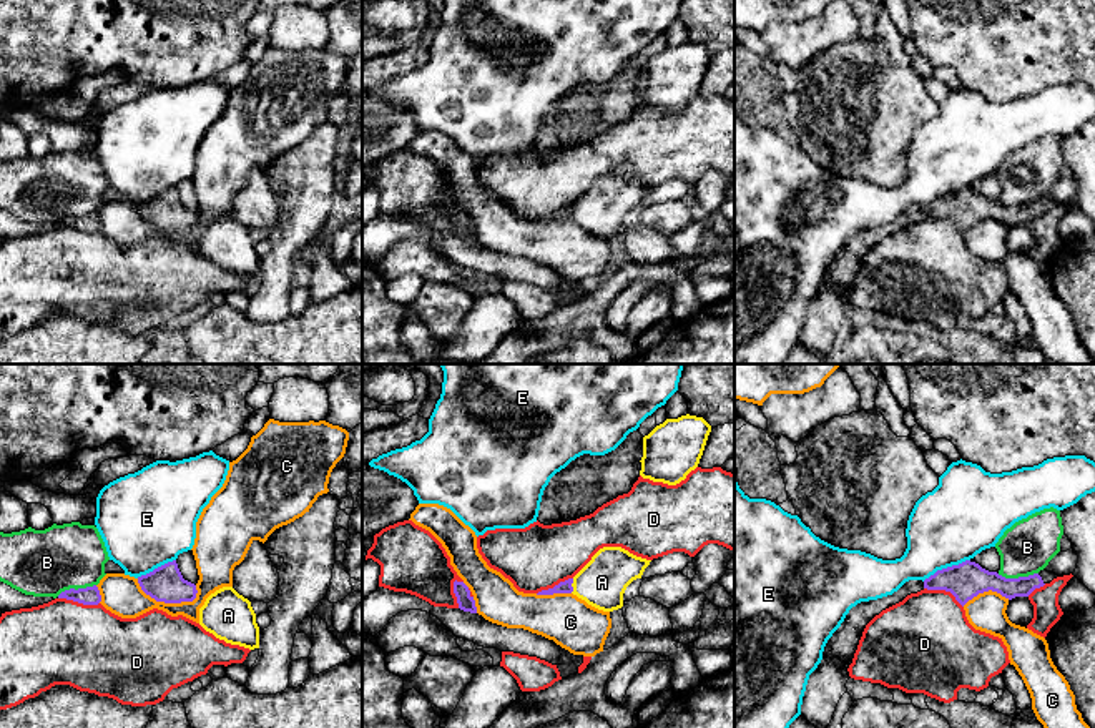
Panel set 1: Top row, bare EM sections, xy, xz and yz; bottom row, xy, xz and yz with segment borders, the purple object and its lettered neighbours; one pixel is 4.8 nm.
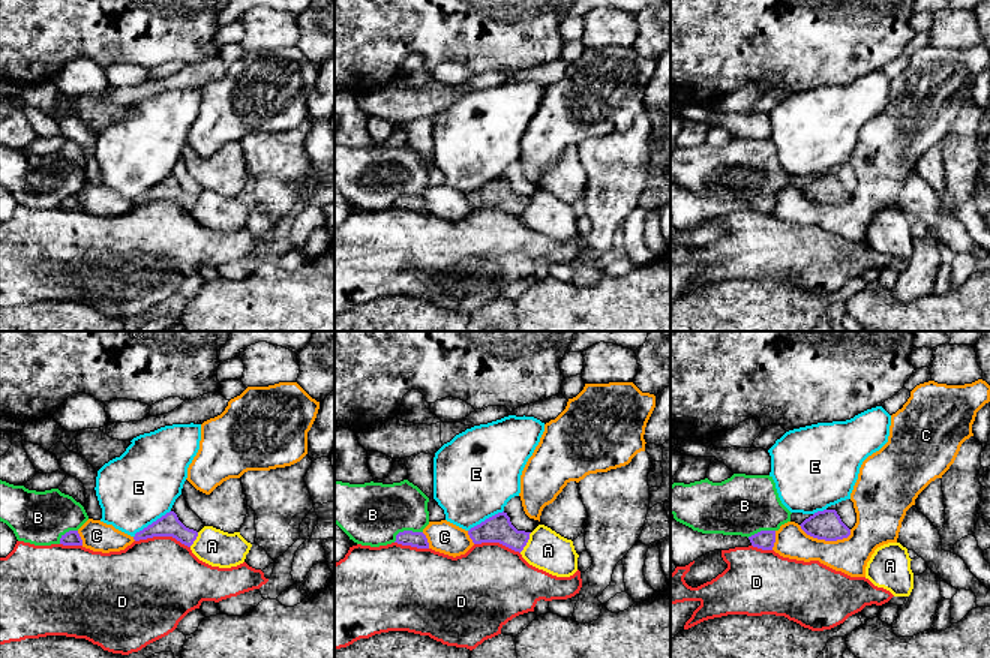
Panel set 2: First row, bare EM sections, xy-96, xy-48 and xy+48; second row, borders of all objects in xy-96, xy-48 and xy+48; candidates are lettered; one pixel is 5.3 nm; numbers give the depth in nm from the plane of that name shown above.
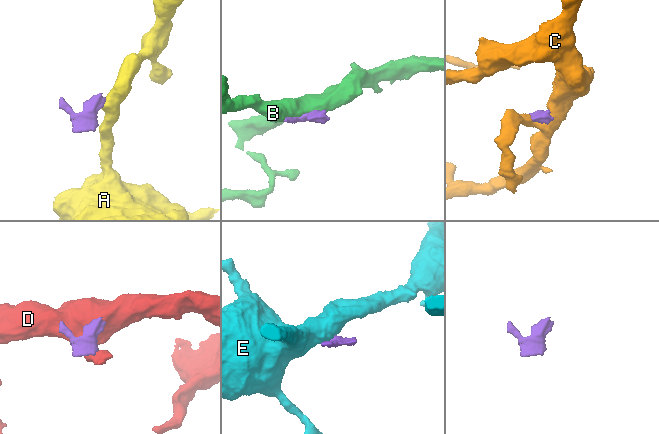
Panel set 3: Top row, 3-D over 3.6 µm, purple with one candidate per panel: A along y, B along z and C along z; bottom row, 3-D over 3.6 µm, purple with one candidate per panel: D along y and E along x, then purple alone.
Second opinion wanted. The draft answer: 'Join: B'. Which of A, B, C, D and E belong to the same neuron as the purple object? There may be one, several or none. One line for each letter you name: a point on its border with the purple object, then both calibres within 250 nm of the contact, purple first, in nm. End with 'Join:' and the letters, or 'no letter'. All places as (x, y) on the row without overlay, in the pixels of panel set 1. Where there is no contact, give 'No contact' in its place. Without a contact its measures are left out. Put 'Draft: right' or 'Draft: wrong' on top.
Draft: wrong
Join: no letter

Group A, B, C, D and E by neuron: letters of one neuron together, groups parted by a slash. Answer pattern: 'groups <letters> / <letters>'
groups A / B / C / D / E

